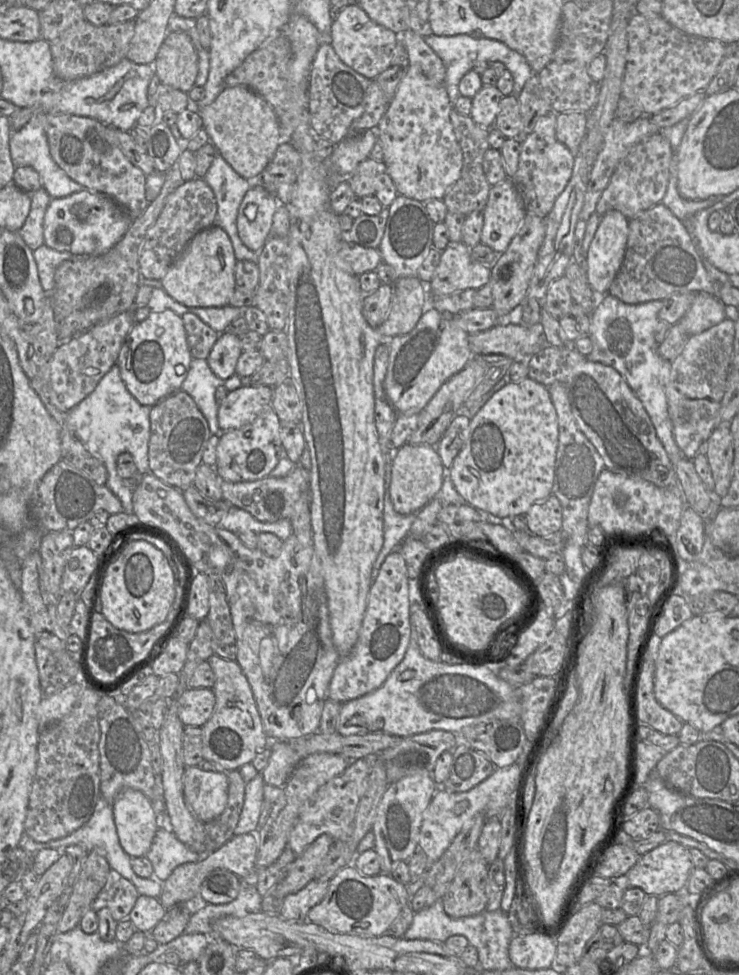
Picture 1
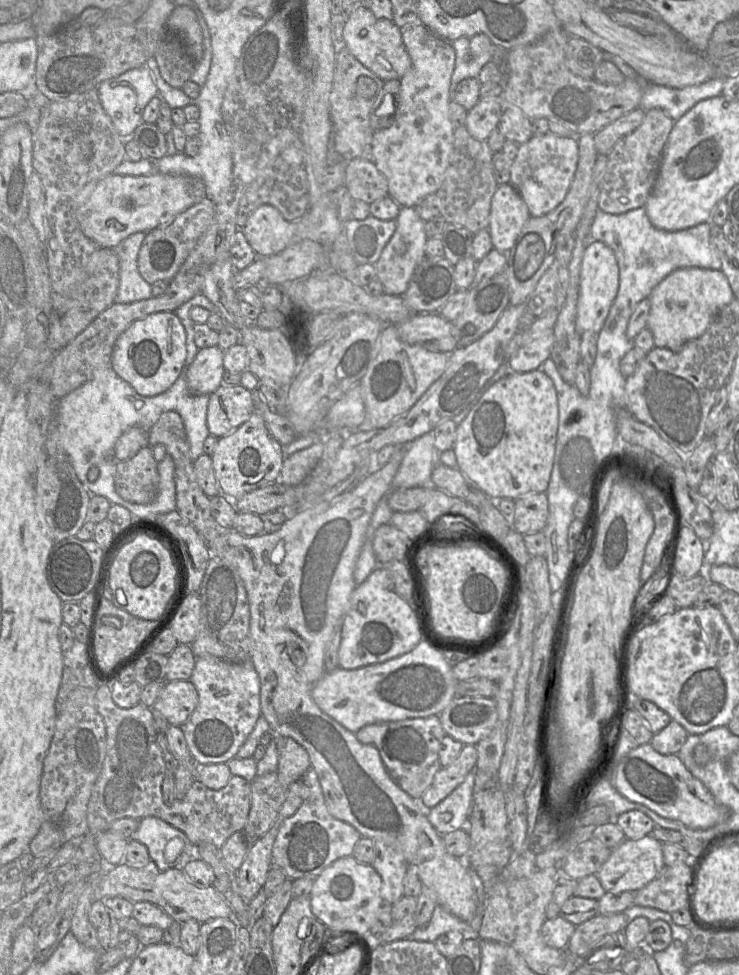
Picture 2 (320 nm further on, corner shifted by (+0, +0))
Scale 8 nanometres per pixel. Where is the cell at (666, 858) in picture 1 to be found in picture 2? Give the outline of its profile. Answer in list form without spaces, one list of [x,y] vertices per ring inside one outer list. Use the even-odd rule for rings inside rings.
[[[652,835],[638,840],[625,839],[612,849],[610,857],[595,874],[606,892],[637,892],[650,883],[665,867],[662,842]]]

